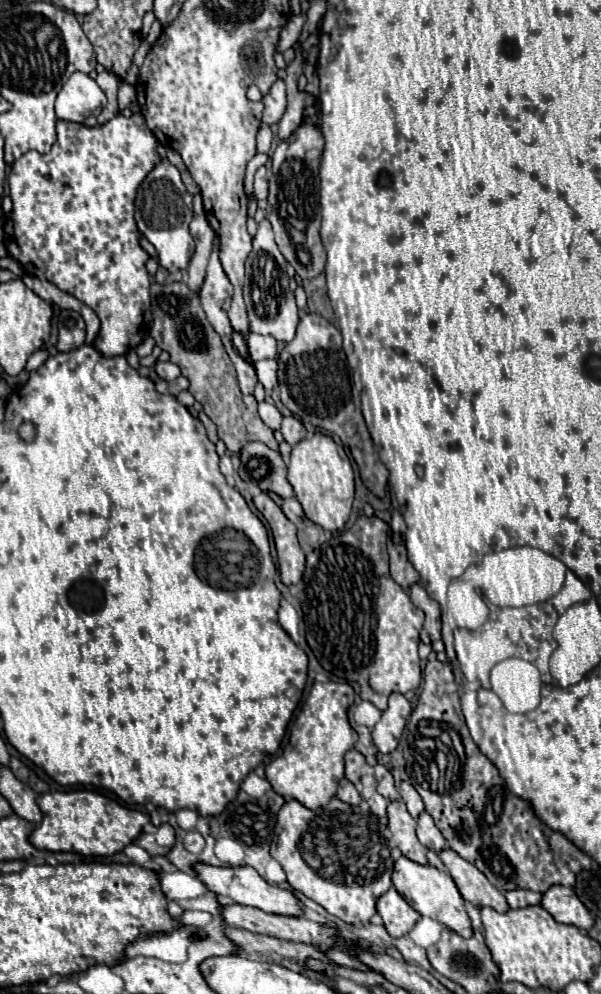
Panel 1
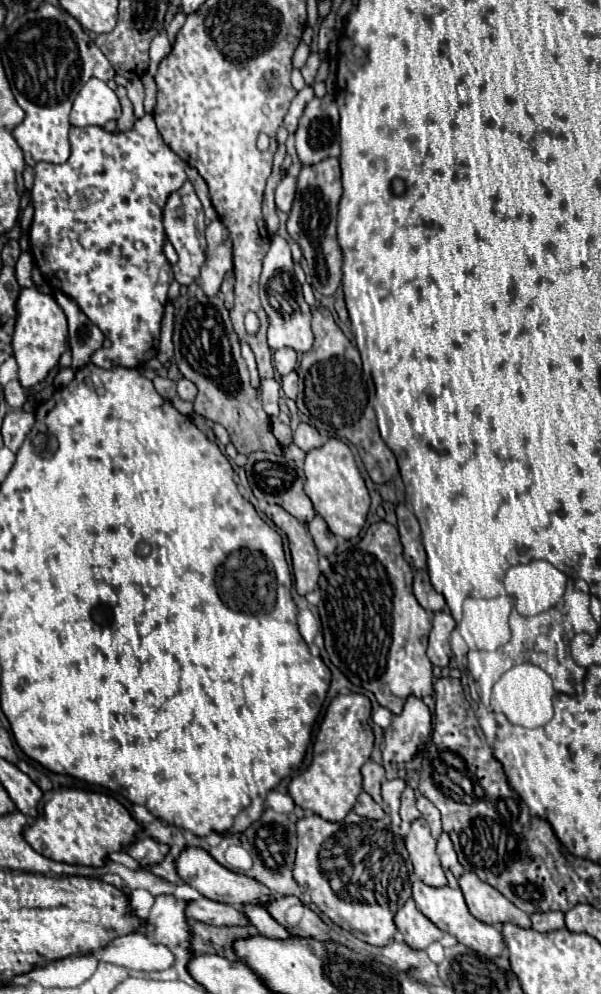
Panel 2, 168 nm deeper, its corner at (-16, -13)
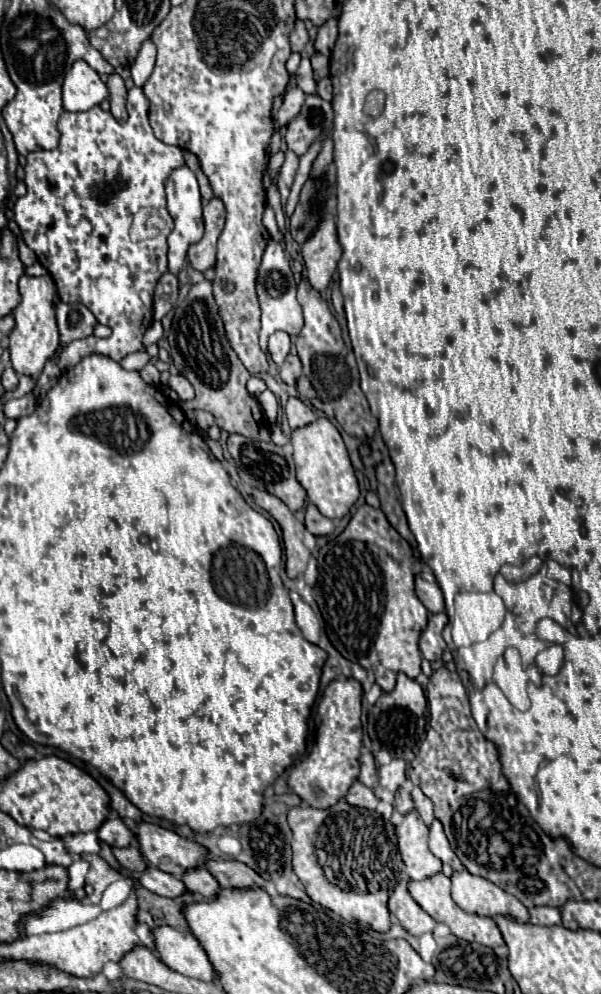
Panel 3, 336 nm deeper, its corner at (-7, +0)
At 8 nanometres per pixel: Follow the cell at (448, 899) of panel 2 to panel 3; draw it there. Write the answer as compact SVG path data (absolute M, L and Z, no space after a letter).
M443 872L431 876L431 878L419 880L419 882L417 882L417 880L409 880L409 882L407 882L411 898L413 898L431 918L435 918L437 922L447 924L455 936L459 936L459 938L463 938L463 940L467 940L467 942L479 942L479 944L489 946L489 948L501 946L501 944L503 944L503 938L499 936L499 928L497 928L497 924L493 922L493 918L477 916L477 914L469 914L469 912L461 910L461 908L453 902L453 898L451 898L449 884L451 884L451 880L449 880Z

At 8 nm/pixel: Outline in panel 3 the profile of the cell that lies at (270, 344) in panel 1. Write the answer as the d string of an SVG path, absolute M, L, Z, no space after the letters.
M275 332L269 336L269 356L275 364L283 364L285 356L289 354L289 336L285 332Z

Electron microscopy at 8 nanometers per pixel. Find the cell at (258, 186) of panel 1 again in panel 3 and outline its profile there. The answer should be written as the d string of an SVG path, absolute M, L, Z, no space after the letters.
M287 150L285 162L283 162L279 176L277 176L277 188L279 188L279 194L281 194L281 204L285 204L287 198L289 198L289 190L291 190L291 184L295 180L297 168L299 168L299 156L295 156L295 152Z

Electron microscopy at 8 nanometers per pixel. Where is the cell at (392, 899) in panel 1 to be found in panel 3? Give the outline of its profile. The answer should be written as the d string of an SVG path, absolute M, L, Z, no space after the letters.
M399 882L389 896L389 912L413 936L433 932L433 928L437 926L437 922L411 898L411 894L407 892L407 882Z

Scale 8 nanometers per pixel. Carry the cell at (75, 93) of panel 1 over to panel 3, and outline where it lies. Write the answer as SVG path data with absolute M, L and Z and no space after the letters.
M83 60L75 62L62 84L62 105L67 112L83 112L109 98L109 90L99 74Z

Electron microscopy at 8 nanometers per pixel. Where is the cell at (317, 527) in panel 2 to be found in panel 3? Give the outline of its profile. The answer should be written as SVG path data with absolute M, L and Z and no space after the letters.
M307 504L307 510L305 510L305 528L313 534L313 536L327 536L331 534L335 528L333 528L333 522L327 520L317 508L315 504Z

